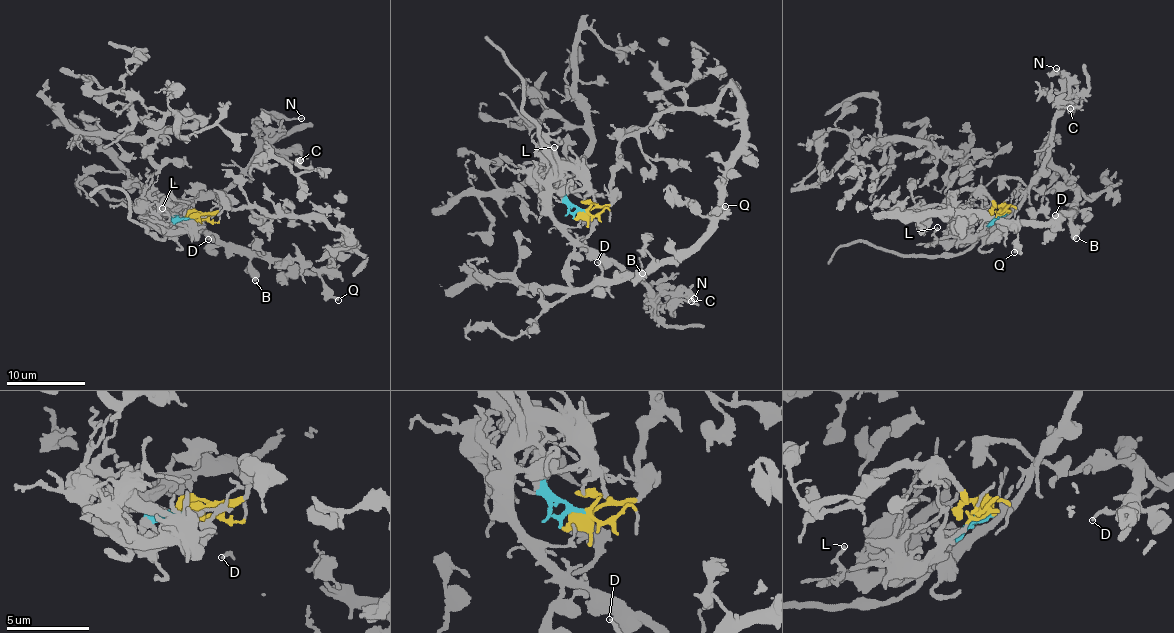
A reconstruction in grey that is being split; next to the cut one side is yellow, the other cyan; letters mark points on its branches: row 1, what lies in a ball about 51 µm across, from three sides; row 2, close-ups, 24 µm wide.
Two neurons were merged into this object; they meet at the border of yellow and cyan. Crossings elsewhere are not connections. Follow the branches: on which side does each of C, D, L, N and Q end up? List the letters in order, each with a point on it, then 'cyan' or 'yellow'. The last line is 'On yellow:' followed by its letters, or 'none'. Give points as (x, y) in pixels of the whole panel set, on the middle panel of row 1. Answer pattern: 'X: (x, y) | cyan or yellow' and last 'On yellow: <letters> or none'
C: (691, 301) | cyan
D: (597, 262) | yellow
L: (554, 147) | cyan
N: (694, 298) | cyan
Q: (725, 206) | yellow
On yellow: D, Q

